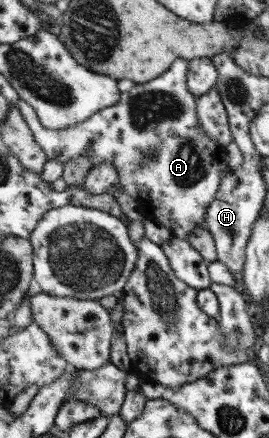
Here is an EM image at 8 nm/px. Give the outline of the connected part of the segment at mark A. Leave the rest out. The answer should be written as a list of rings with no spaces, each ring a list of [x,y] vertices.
[[[176,62],[167,69],[161,76],[154,77],[152,80],[146,81],[142,84],[134,84],[134,86],[128,92],[123,93],[119,103],[116,103],[113,107],[98,111],[94,113],[88,120],[82,121],[79,124],[72,125],[71,128],[65,128],[64,130],[52,130],[49,129],[39,118],[36,109],[30,105],[27,100],[20,98],[18,101],[18,108],[21,110],[25,121],[29,124],[31,130],[36,137],[36,142],[44,149],[44,152],[48,155],[49,159],[56,159],[63,164],[67,163],[70,159],[79,156],[90,157],[94,165],[107,162],[108,164],[115,164],[120,173],[120,181],[126,187],[126,193],[136,200],[136,205],[139,207],[139,213],[144,217],[144,220],[153,221],[166,227],[171,231],[173,237],[181,239],[181,241],[187,241],[191,230],[204,221],[204,213],[207,205],[209,205],[215,197],[219,180],[222,177],[227,177],[229,167],[225,159],[225,146],[217,145],[214,141],[211,141],[198,126],[198,119],[195,113],[196,95],[188,91],[186,86],[186,67],[185,62]]]

